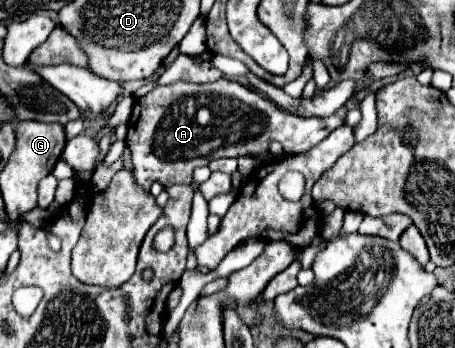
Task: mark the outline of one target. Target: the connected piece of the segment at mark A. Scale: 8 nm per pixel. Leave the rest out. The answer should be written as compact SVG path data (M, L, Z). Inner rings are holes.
M228 78L208 84L180 80L156 86L146 96L138 98L128 120L126 148L132 156L134 182L146 192L150 192L154 182L160 182L162 186L188 184L192 180L192 170L196 166L206 166L212 158L238 158L252 154L266 160L268 144L272 140L278 140L284 146L284 152L308 152L346 122L346 112L346 106L342 106L330 118L292 118L292 114L276 110L268 98ZM212 118L218 118L218 128L206 128Z

